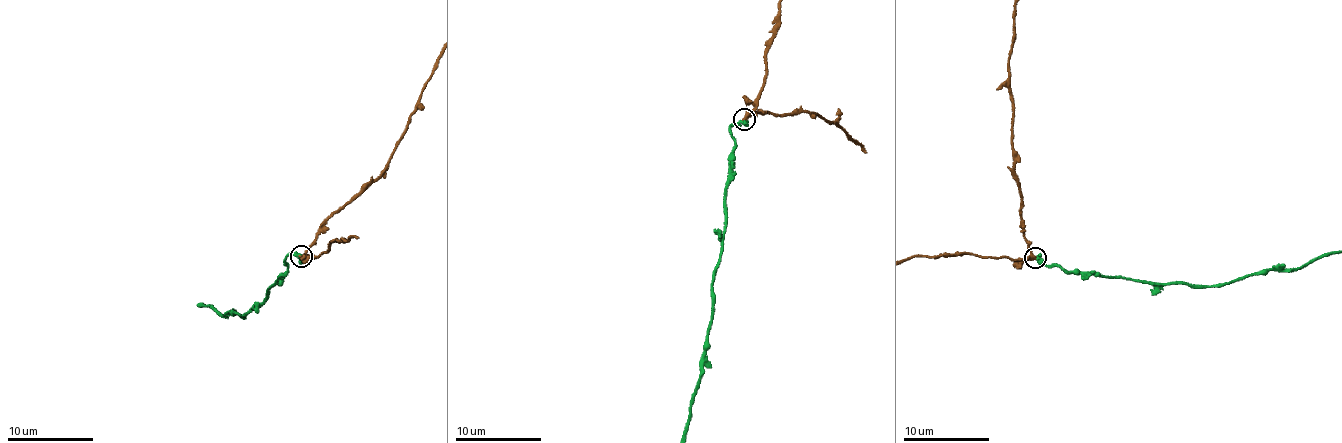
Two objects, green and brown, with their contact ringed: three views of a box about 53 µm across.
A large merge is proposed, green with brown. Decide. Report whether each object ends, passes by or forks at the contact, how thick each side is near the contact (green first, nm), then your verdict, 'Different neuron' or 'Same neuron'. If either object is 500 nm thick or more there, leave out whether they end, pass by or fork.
Thickness 500 nm (green) against 280 nm. Same neuron

